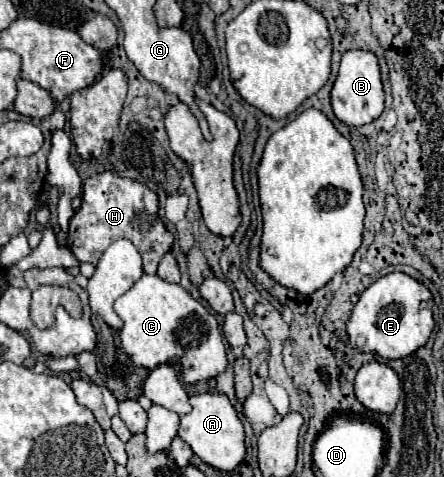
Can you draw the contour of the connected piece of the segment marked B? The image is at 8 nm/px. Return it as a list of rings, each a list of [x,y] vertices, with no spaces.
[[[352,49],[342,55],[340,71],[332,87],[332,109],[334,115],[346,125],[366,125],[372,123],[384,111],[384,89],[378,57],[366,49]]]

